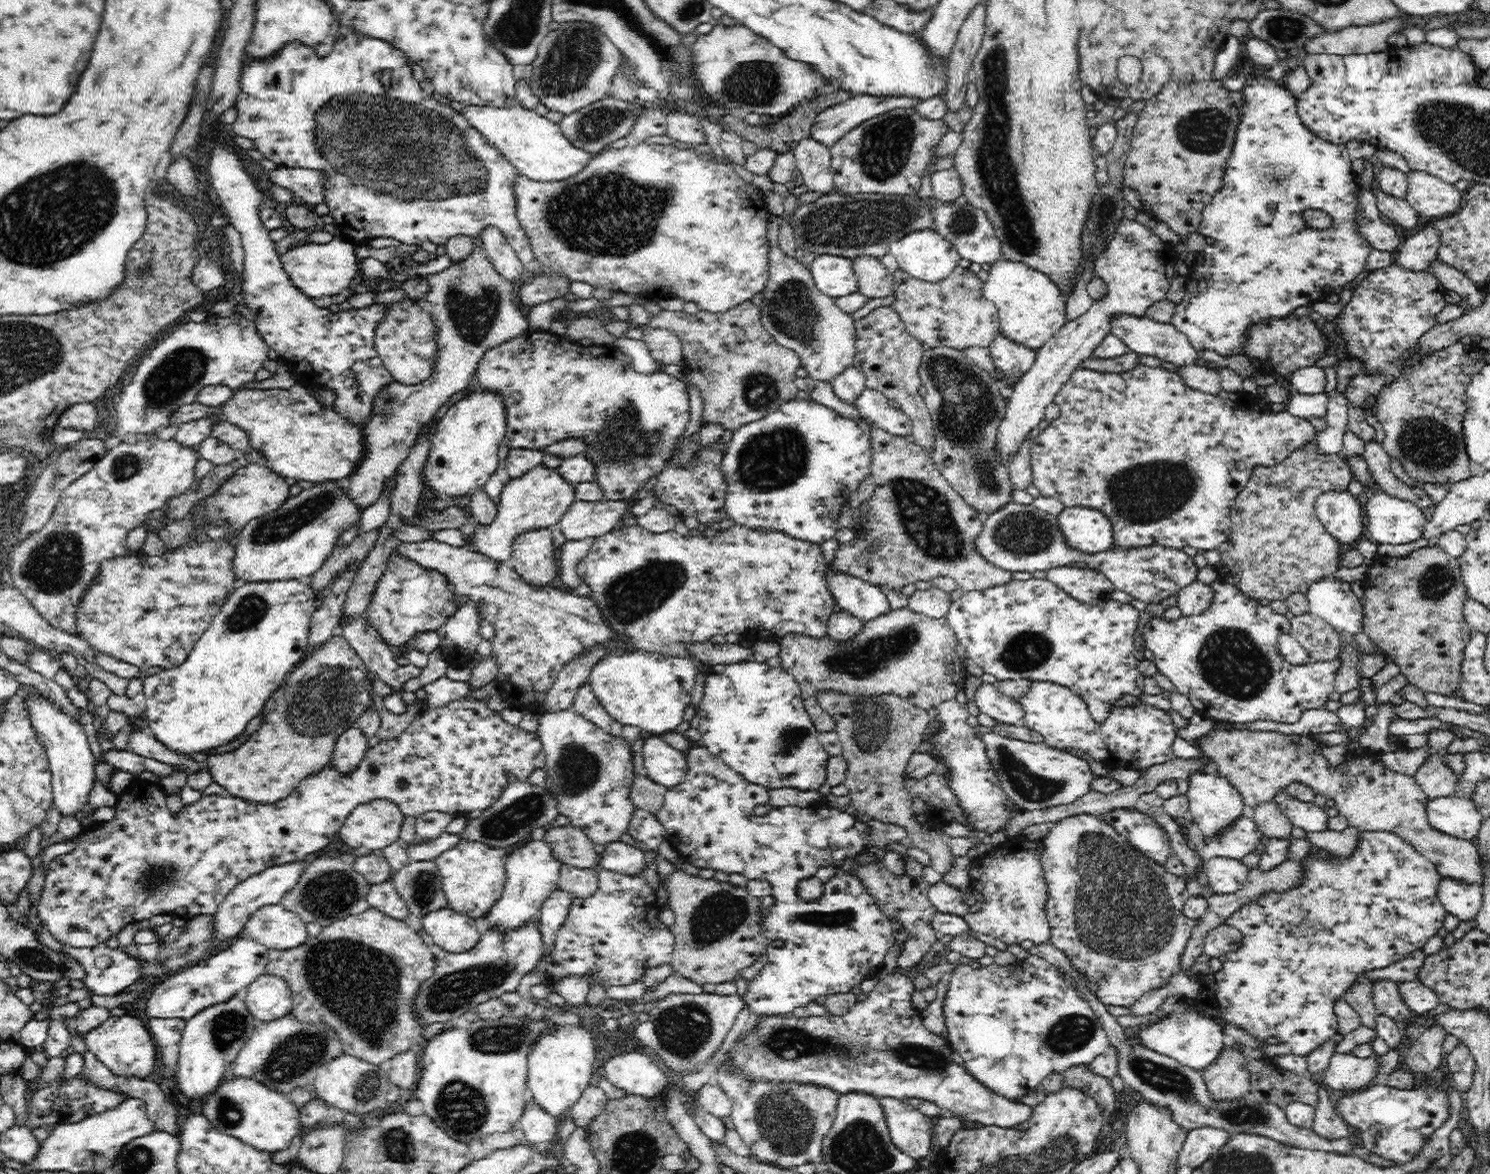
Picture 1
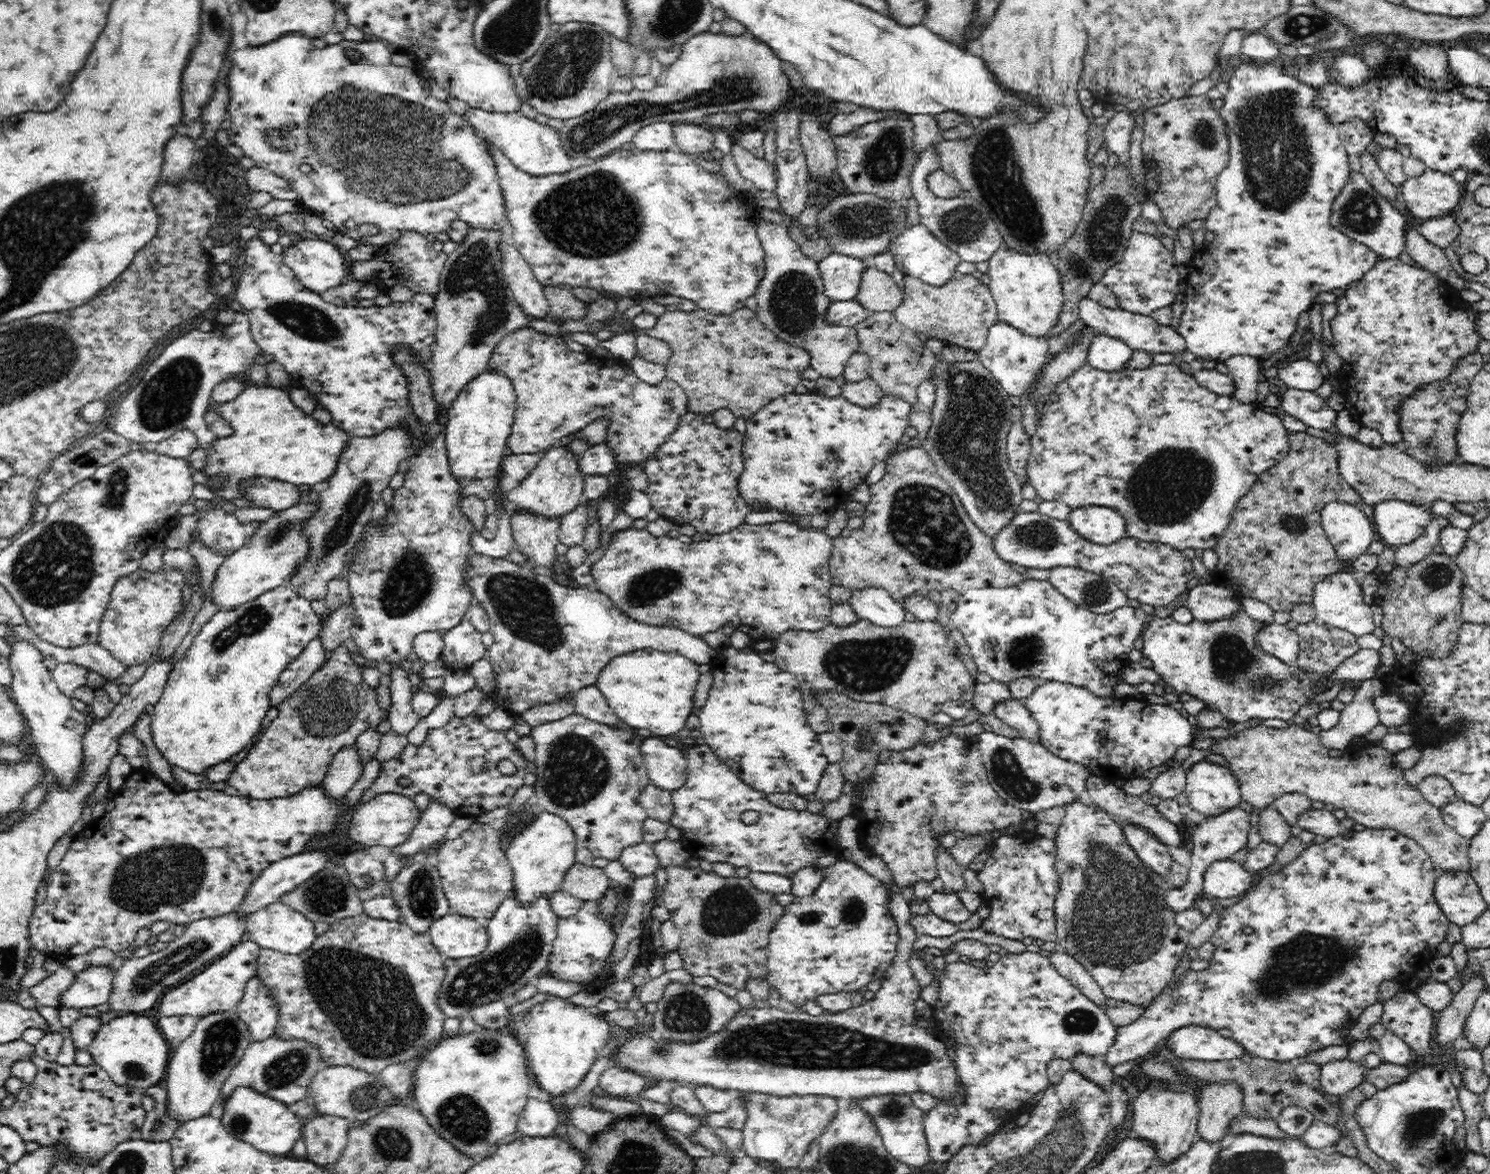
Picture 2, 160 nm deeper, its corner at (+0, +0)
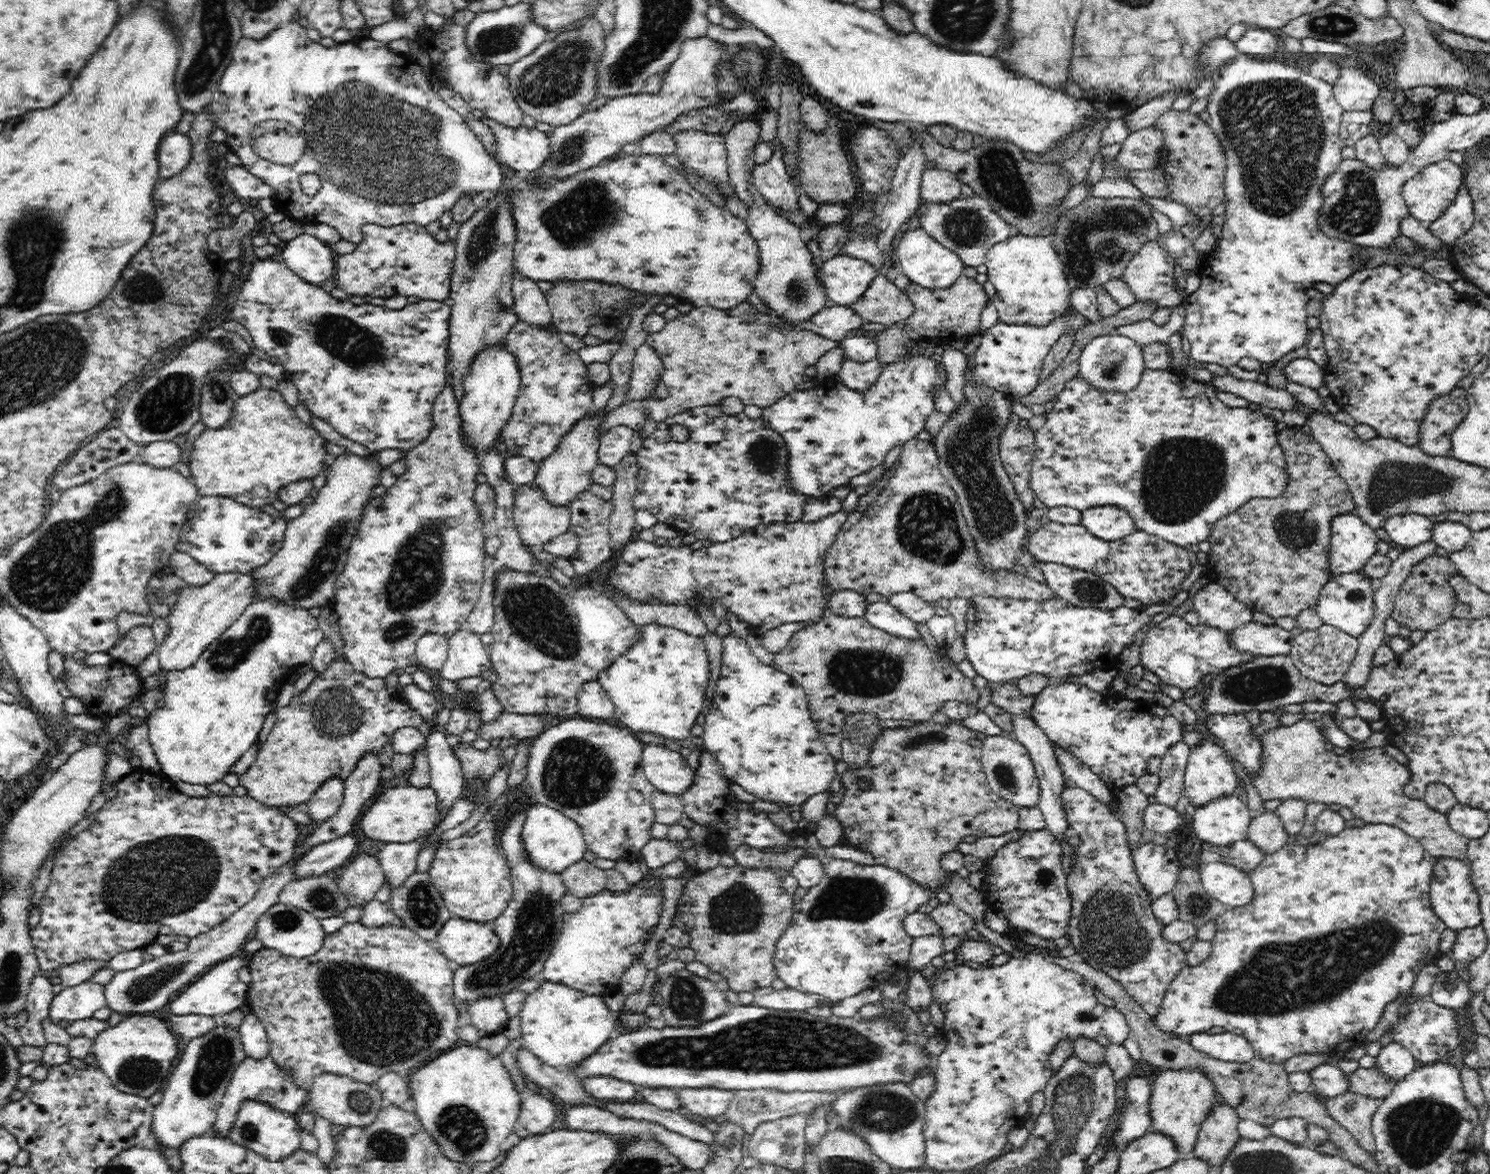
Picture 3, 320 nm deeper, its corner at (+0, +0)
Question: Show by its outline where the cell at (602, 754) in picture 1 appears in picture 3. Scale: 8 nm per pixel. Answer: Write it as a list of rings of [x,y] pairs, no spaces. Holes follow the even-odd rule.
[[[579,716],[572,720],[559,720],[558,726],[548,727],[544,734],[532,740],[529,748],[526,782],[530,786],[530,796],[536,803],[554,808],[576,822],[586,841],[586,848],[598,858],[608,860],[634,861],[645,844],[652,839],[650,828],[655,822],[652,798],[655,787],[643,771],[643,743],[630,729],[596,724]]]

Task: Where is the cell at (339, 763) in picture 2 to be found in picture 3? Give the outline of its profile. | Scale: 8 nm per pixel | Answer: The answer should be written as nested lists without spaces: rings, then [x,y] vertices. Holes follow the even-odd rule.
[[[339,776],[328,779],[328,782],[312,796],[312,800],[305,802],[303,812],[309,814],[313,823],[323,823],[333,817],[344,800],[344,779]]]

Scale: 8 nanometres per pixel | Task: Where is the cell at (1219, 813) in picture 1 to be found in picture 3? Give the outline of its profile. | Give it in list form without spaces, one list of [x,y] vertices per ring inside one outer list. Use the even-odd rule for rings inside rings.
[[[1214,738],[1203,740],[1191,749],[1185,768],[1185,791],[1188,793],[1192,805],[1205,806],[1224,796],[1234,795],[1238,786],[1237,782],[1231,758],[1227,751],[1214,741]]]

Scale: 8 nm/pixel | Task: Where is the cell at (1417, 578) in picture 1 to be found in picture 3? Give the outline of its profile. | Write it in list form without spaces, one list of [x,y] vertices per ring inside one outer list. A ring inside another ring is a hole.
[[[1436,554],[1427,556],[1418,564],[1415,564],[1398,590],[1398,596],[1394,596],[1394,608],[1390,616],[1400,625],[1410,630],[1432,631],[1440,623],[1453,617],[1453,608],[1456,604],[1454,589],[1449,580],[1453,574],[1458,573],[1456,567],[1449,558]]]

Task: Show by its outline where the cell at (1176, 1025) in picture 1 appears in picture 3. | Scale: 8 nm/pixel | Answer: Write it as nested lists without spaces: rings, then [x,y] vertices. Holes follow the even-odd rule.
[[[1228,1031],[1219,1034],[1194,1032],[1188,1041],[1196,1050],[1224,1062],[1251,1062],[1255,1057],[1248,1039]]]

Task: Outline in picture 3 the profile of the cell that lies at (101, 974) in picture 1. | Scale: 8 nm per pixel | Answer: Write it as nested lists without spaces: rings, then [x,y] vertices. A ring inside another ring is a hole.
[[[90,979],[66,987],[54,995],[49,1007],[49,1019],[56,1025],[60,1020],[86,1020],[104,1006],[107,1006],[104,985]]]

